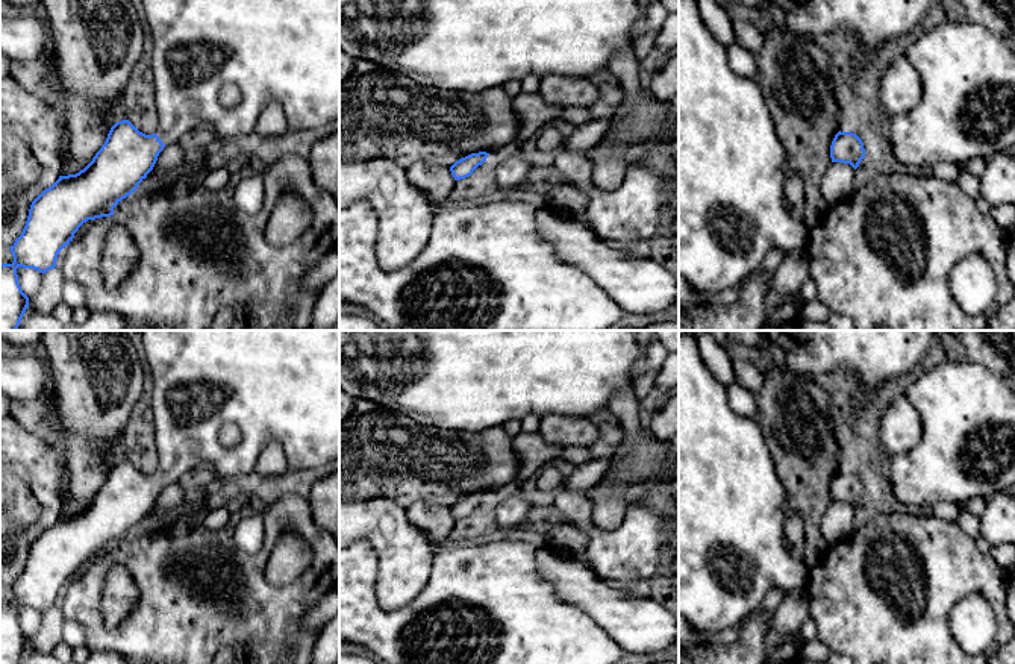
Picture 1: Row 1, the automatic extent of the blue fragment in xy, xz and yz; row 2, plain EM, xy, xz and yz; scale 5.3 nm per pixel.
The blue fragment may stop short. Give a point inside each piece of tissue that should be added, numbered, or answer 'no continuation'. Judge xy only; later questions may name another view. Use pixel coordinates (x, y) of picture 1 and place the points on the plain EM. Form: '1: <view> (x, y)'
1: xy (282, 387)

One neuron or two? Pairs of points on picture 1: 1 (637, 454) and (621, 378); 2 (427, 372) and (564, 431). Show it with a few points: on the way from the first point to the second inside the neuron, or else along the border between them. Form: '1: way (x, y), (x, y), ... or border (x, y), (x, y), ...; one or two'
1: border (629, 384), (614, 394), (606, 408); two
2: border (540, 416), (564, 414), (576, 417); two

